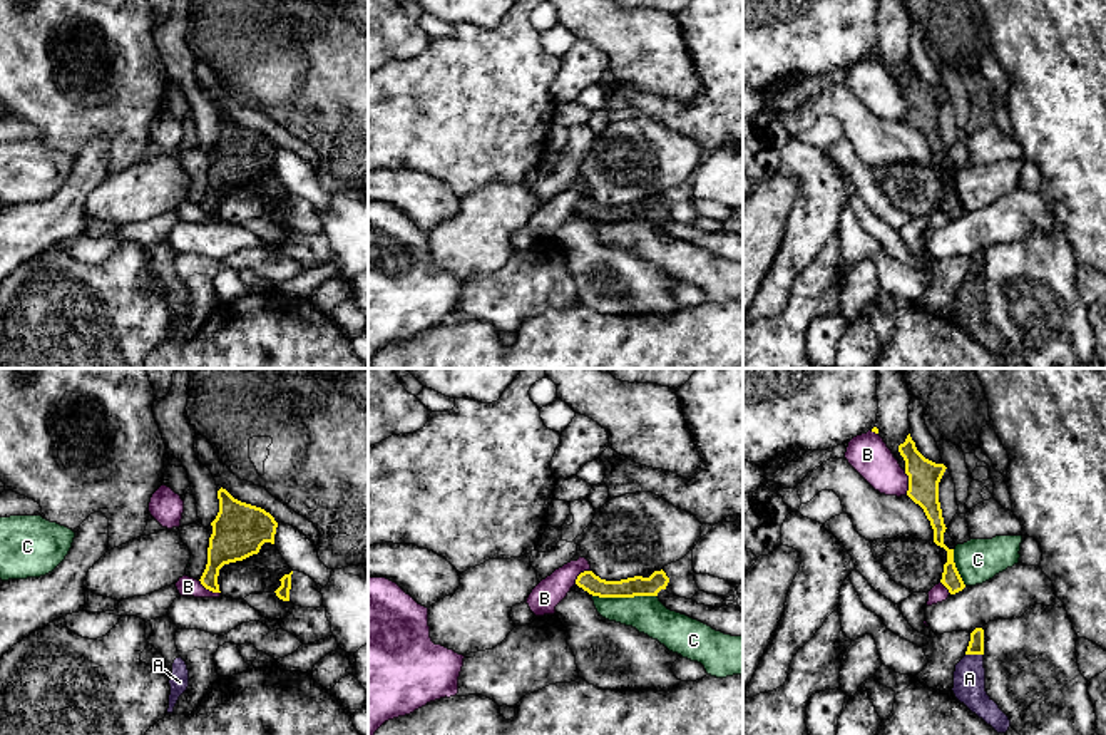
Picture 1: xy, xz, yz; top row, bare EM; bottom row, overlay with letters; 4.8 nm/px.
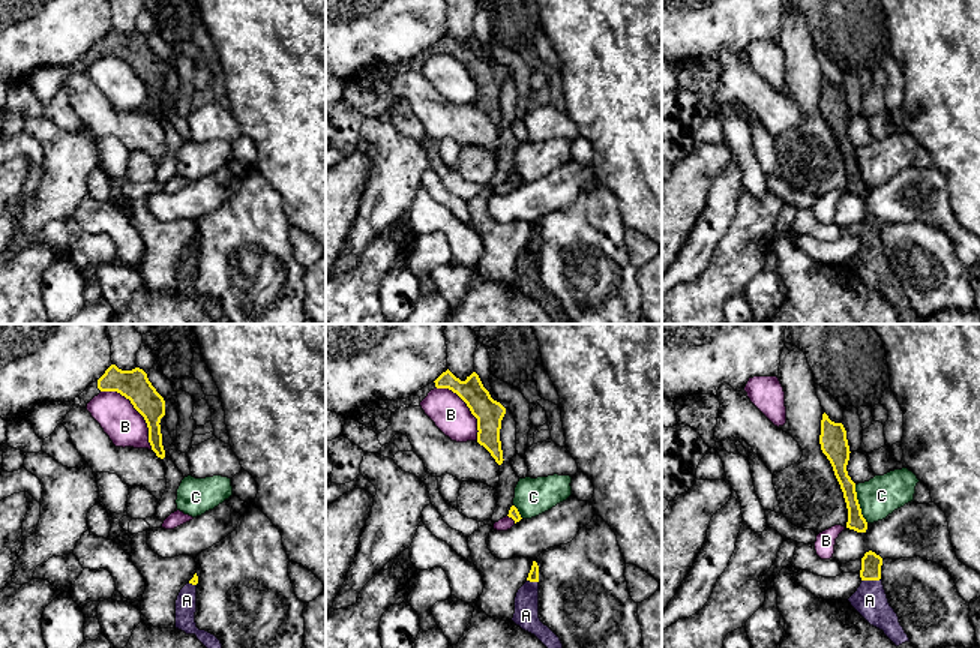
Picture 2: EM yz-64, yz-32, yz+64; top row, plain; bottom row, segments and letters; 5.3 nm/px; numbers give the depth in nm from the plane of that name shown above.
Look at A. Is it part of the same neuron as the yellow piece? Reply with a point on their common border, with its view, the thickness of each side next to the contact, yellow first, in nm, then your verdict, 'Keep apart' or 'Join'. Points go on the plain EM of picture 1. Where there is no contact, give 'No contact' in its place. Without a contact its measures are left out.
Touches yellow at yz (974, 278). Thickness 80 nm (yellow) against 160 nm. Join

